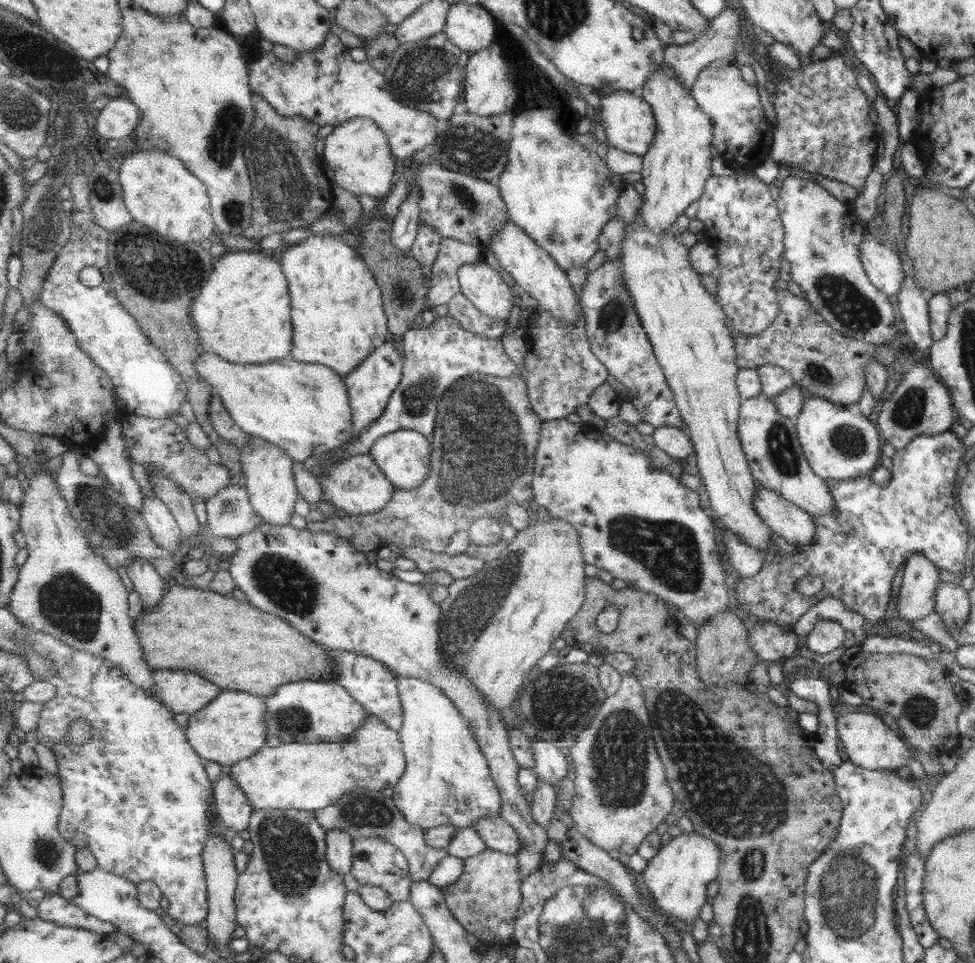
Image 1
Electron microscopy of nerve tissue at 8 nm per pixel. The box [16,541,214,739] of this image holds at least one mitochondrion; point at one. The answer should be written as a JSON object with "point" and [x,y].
{"point":[68,604]}

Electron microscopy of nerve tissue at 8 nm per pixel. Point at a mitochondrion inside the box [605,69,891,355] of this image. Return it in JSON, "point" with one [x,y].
{"point":[851,309]}

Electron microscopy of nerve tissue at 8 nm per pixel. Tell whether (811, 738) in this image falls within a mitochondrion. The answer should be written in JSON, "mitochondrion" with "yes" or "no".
{"mitochondrion":"no"}

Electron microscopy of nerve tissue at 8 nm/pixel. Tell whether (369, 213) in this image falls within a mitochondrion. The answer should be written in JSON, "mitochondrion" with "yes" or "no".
{"mitochondrion":"no"}

